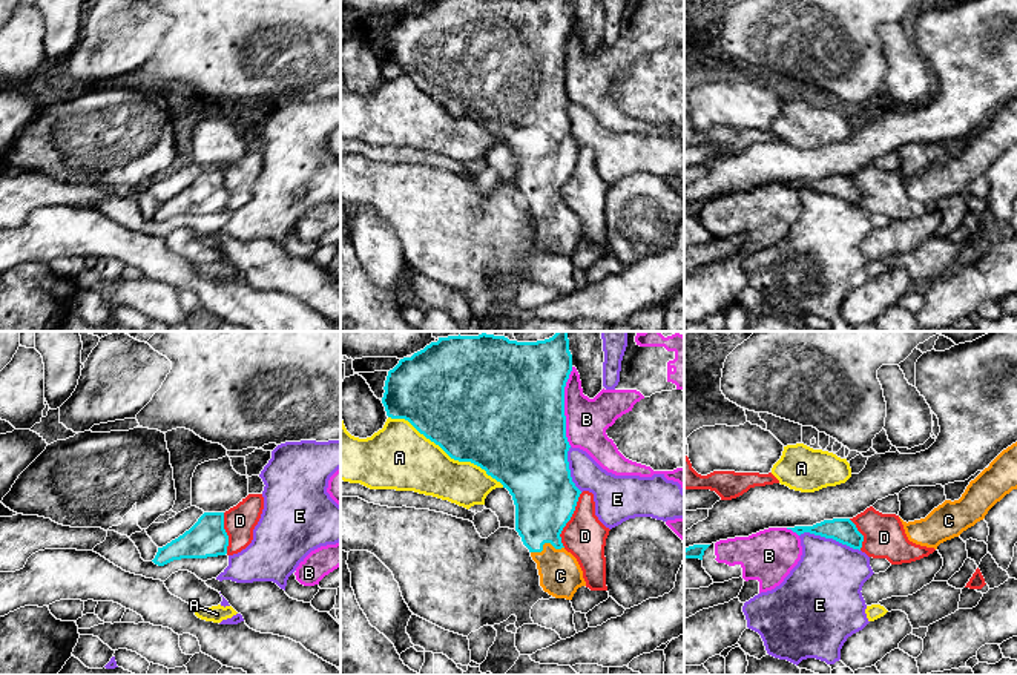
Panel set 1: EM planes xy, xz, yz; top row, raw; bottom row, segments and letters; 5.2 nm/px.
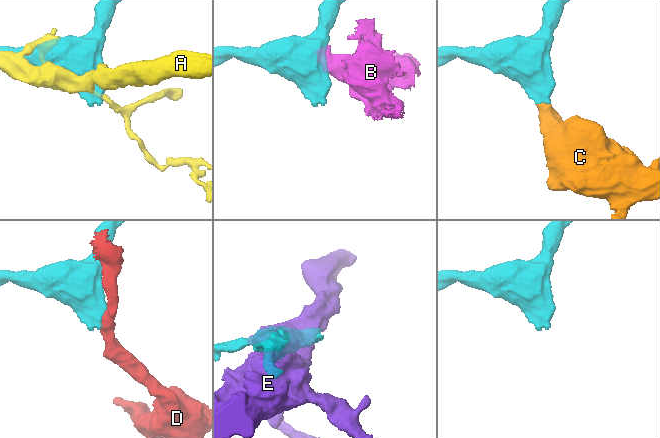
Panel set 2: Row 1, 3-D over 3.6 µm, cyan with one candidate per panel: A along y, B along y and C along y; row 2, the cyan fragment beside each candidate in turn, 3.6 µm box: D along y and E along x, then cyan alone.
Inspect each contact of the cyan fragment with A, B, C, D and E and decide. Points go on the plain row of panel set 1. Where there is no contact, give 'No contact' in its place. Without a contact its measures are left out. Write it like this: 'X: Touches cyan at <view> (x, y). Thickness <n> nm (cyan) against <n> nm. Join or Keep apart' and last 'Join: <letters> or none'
A: Touches cyan at xz (447, 109). Thickness 500 nm (cyan) against 340 nm. Keep apart
B: Touches cyan at xz (563, 63). Thickness 500 nm (cyan) against 220 nm. Keep apart
C: Touches cyan at xz (545, 198). Thickness 320 nm (cyan) against 220 nm. Join
D: Touches cyan at xz (569, 175). Thickness 320 nm (cyan) against 220 nm. Keep apart
E: Touches cyan at yz (830, 194). Thickness 130 nm (cyan) against 380 nm. Keep apart
Join: C

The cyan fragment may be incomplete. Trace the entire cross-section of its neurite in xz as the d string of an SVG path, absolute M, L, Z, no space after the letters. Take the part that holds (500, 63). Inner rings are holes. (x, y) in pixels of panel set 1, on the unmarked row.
M430 0L388 28L382 54L388 74L408 77L451 115L480 123L509 147L515 161L515 187L537 219L540 242L566 256L586 242L577 215L564 206L560 193L581 150L568 118L564 43L571 28L569 0Z

